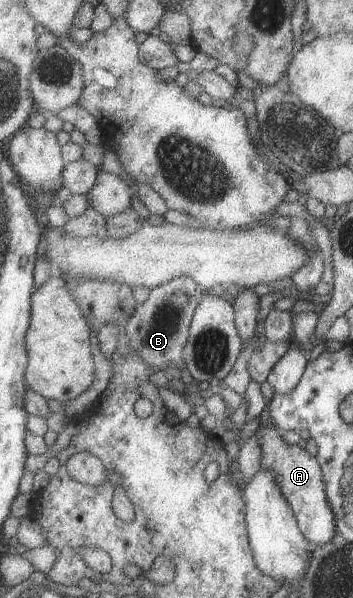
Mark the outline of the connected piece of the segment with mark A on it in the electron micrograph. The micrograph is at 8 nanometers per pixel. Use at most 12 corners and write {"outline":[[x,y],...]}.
{"outline":[[261,424],[261,466],[271,469],[301,533],[336,539],[322,469],[276,424]]}

